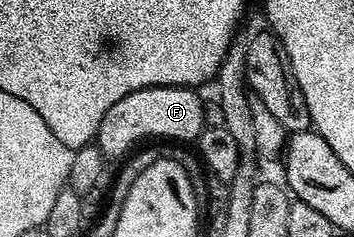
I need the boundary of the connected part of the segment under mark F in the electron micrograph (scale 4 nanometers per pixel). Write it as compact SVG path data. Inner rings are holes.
M148 87L127 93L123 101L115 101L103 117L97 130L95 144L106 160L121 161L134 150L136 143L145 138L165 141L196 140L205 130L205 107L198 92L192 87ZM133 147L133 148L132 148Z

